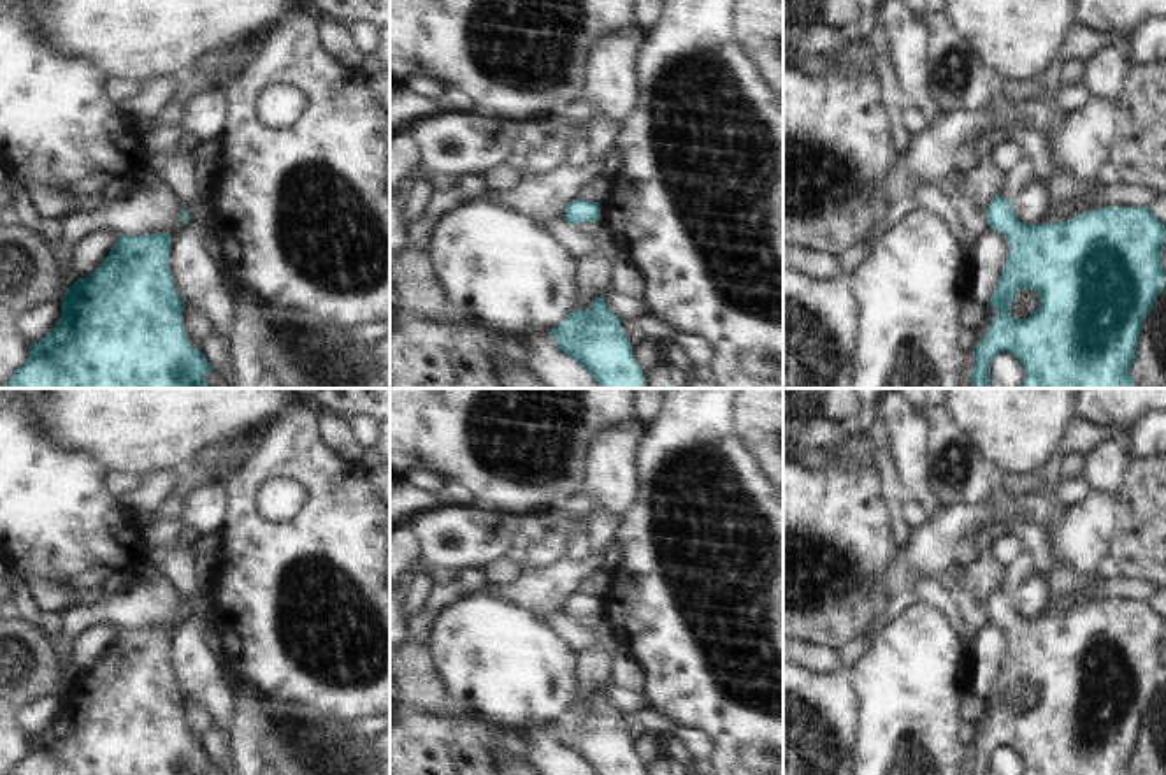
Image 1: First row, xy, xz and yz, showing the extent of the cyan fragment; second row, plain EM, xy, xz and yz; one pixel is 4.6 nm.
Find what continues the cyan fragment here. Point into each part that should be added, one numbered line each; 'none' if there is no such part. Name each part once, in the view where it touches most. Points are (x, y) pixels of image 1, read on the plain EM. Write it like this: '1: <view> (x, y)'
none

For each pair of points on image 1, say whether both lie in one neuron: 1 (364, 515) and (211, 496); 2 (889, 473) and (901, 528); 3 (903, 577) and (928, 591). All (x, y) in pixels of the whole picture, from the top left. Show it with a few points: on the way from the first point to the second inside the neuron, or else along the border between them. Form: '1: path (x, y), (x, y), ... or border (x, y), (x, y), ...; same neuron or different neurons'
1: border (220, 482), (225, 492), (225, 521), (222, 526); different neurons
2: path (892, 487), (896, 514); same neuron
3: border (938, 579), (921, 577), (914, 589); different neurons

